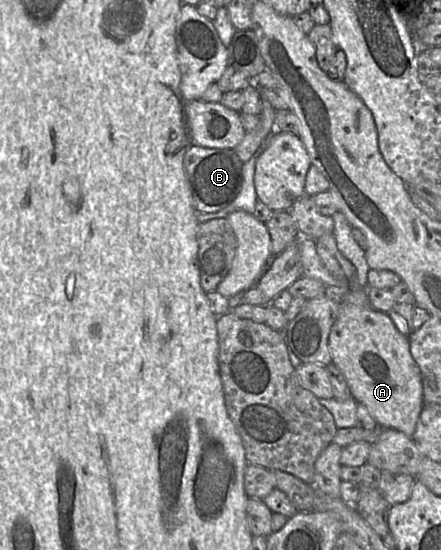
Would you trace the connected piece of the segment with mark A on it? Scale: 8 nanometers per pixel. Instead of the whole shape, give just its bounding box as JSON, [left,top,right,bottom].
[328,299,423,437]

